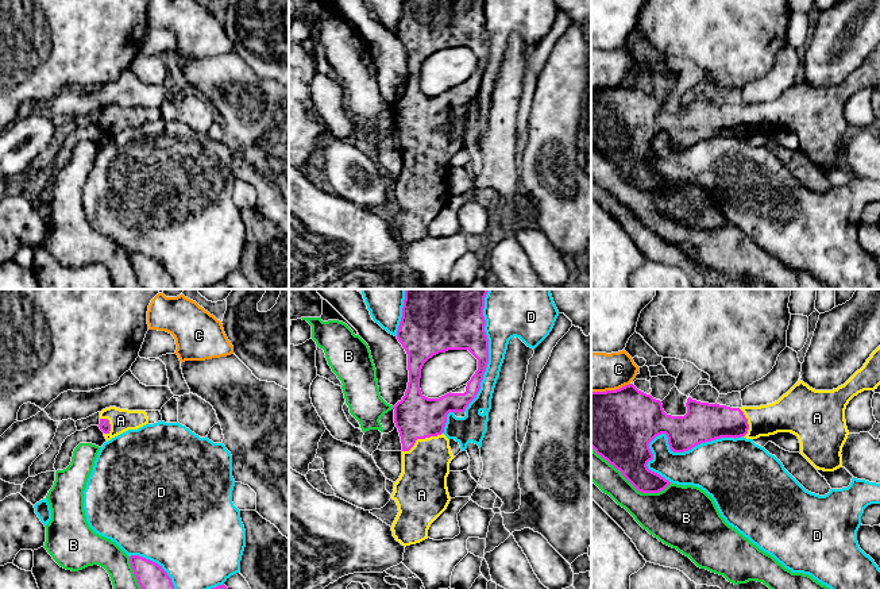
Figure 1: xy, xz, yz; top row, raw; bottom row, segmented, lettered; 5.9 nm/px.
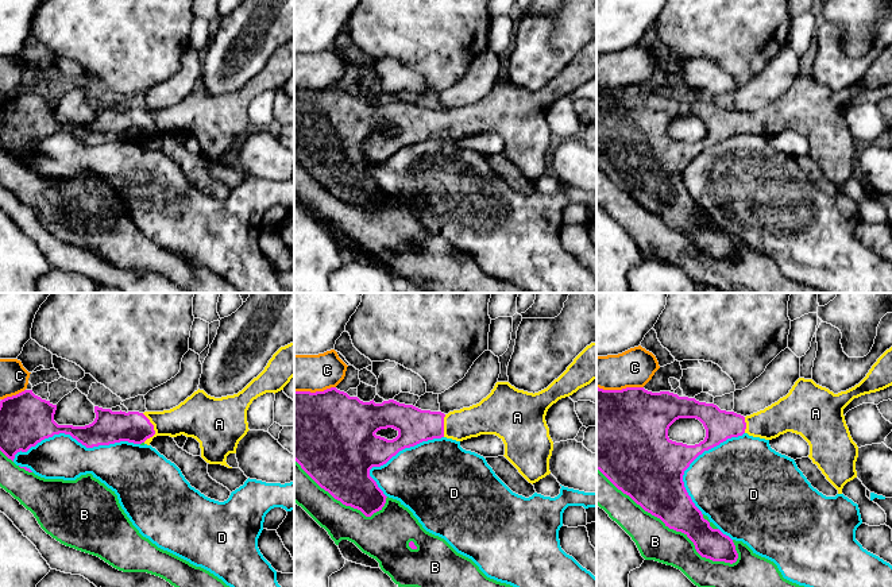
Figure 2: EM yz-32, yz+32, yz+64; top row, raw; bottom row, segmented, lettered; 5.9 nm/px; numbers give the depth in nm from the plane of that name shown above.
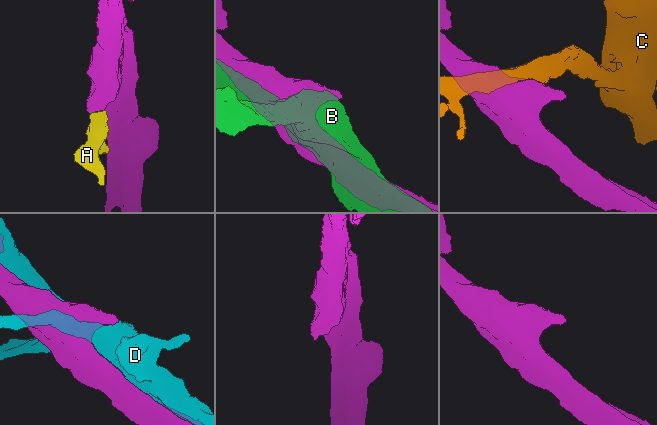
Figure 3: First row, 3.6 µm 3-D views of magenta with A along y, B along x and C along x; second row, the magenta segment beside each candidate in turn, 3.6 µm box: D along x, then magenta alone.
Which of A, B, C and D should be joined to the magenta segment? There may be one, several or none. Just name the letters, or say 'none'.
A

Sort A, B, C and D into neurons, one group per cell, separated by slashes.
A / B / C / D

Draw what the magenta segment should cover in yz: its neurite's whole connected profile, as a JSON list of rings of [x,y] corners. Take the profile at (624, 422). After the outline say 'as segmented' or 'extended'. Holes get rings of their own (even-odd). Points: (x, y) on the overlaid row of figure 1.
[[[880,346],[871,354],[864,366],[844,385],[833,390],[815,390],[798,381],[777,401],[760,407],[730,408],[687,399],[687,413],[671,416],[663,409],[660,400],[638,390],[633,384],[615,390],[591,392],[591,447],[606,459],[641,493],[659,493],[671,482],[648,469],[653,459],[649,443],[665,434],[673,453],[684,453],[692,447],[721,438],[757,439],[777,432],[798,436],[800,454],[818,470],[834,471],[842,467],[842,447],[849,431],[845,409],[849,401],[864,390],[875,390],[880,385]]]; extended

